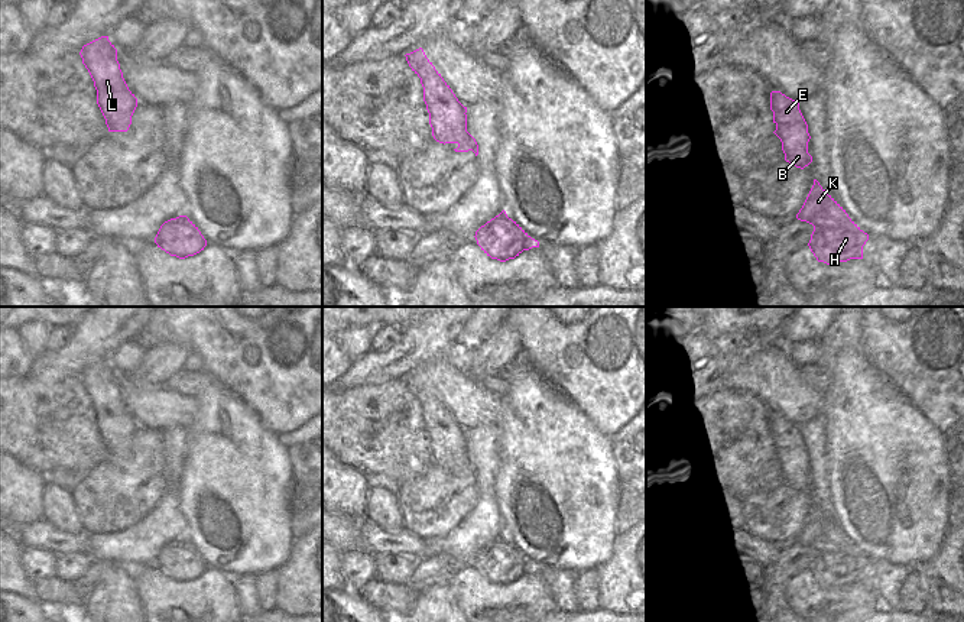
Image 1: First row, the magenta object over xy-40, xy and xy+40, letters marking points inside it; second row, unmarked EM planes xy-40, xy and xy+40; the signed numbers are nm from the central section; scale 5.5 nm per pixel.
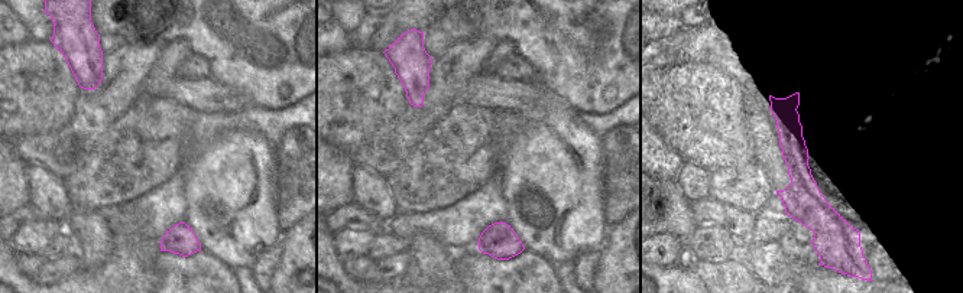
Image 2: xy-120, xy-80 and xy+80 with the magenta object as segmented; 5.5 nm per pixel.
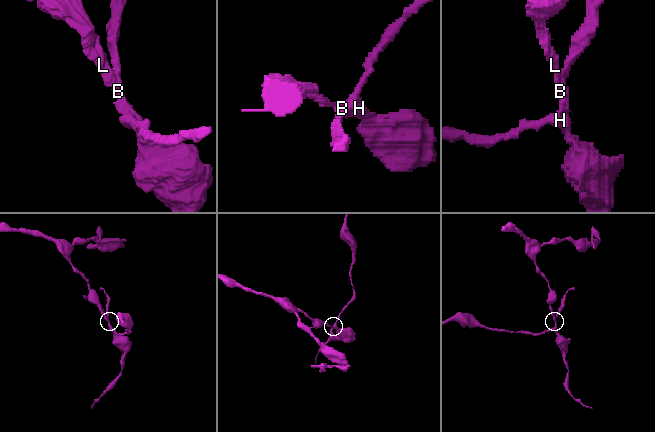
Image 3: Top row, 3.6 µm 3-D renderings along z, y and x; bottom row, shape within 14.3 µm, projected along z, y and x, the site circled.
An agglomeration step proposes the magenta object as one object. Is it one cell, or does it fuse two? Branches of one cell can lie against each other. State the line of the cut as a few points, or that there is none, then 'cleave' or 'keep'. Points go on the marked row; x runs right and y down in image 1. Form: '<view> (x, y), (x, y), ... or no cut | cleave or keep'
xy (467, 132), (466, 138), (458, 143) | cleave

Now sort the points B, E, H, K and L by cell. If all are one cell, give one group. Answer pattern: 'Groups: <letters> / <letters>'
Groups: B E H K / L.

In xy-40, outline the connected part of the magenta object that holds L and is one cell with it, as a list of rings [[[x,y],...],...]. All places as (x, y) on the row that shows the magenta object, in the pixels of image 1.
[[[101,36],[84,45],[79,55],[94,81],[97,104],[108,132],[127,132],[137,107],[137,98],[123,78],[117,49],[108,36]]]

